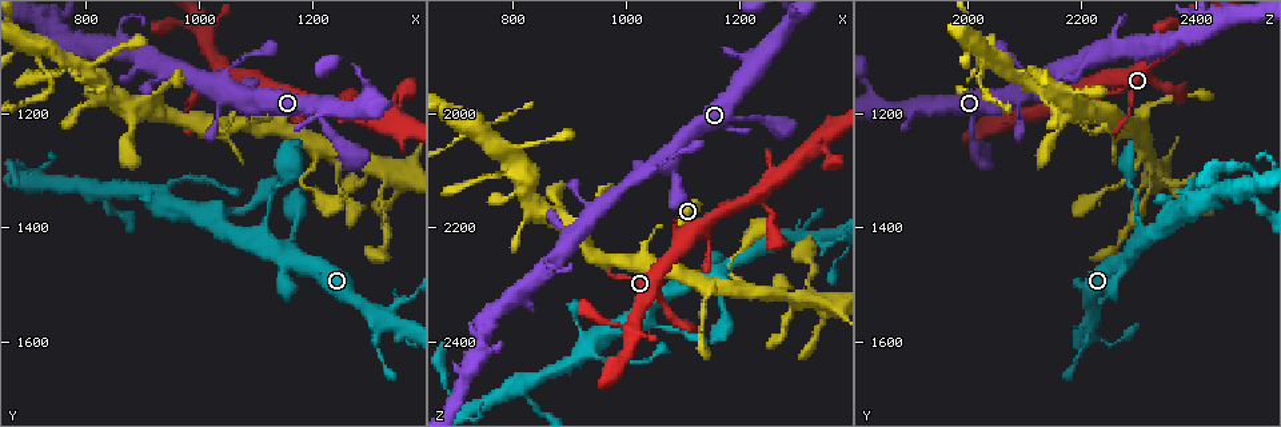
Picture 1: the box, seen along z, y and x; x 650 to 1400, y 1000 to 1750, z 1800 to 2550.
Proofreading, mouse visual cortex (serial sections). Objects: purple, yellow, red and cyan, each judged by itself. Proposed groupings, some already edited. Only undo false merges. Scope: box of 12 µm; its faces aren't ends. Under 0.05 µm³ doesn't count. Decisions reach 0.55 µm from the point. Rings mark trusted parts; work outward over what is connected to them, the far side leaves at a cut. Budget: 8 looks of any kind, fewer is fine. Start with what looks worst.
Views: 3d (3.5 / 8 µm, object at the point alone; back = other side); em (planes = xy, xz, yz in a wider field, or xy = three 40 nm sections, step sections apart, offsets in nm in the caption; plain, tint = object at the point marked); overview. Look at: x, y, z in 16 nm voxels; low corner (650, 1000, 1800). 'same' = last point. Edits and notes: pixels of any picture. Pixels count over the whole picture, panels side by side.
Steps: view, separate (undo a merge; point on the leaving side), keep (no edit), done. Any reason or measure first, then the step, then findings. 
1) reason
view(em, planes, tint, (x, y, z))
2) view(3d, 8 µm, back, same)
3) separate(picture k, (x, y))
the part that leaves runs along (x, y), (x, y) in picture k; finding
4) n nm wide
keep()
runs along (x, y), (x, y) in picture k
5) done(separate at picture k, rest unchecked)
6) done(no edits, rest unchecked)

branch point
view(3d, 3.5 µm, (915, 1345, 2430))

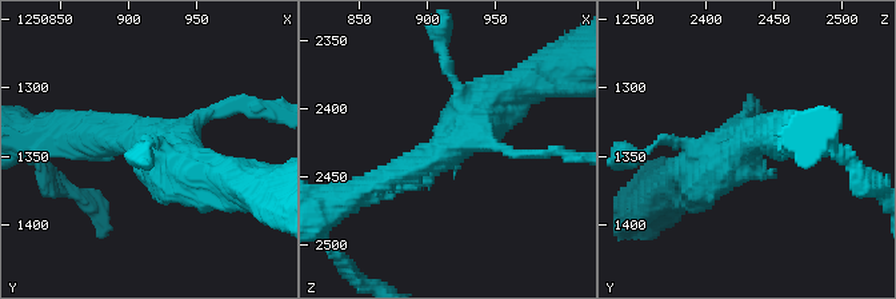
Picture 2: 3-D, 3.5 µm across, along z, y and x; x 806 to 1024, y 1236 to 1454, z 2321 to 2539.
view(em, xy, step 1, tint, (916, 1346, 2426))

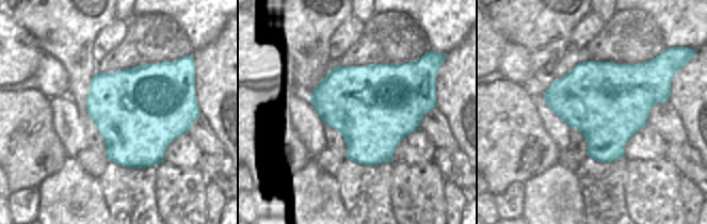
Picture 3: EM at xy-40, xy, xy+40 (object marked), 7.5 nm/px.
650 nm wide
keep()
runs along (539, 79), (403, 171) in picture 2; all the same cell

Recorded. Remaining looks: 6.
a fork
view(3d, 8 µm, back, (1080, 1215, 2260))

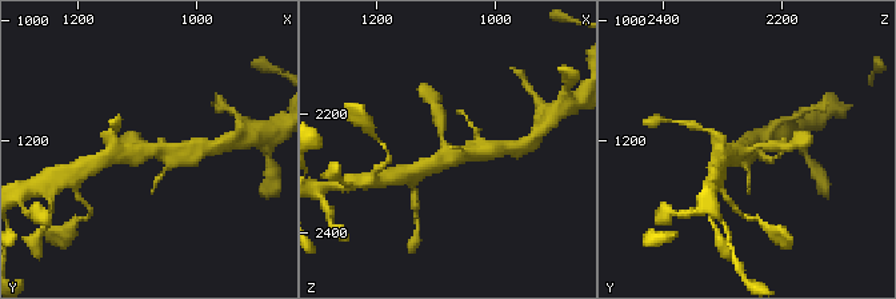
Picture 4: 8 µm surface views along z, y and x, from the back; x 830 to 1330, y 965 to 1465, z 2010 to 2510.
closer look
view(3d, 3.5 µm, back, (1085, 1220, 2260))

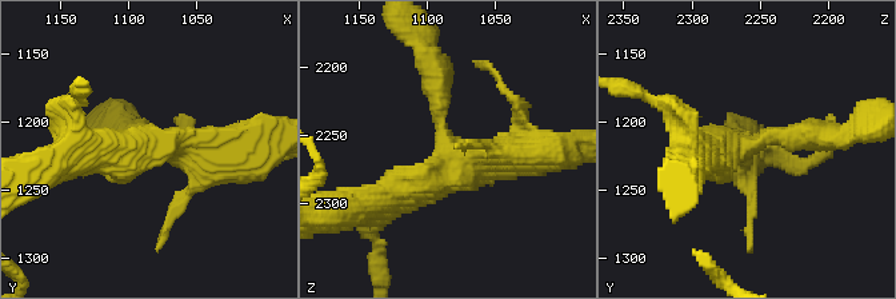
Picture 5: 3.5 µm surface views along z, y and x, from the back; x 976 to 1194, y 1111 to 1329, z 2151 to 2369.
3 arms; arms of 300, 400, 450 nm; now the EM
view(em, xy, step 2, tint, (1084, 1220, 2262))

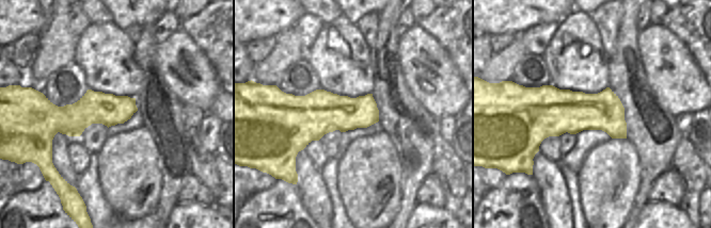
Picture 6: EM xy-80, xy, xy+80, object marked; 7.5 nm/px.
keep()
runs along (45, 103), (53, 112), (133, 109) in picture 6; continuous, no second cell

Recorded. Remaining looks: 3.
looks like a crossing
view(3d, 8 µm, (1325, 1305, 2320))

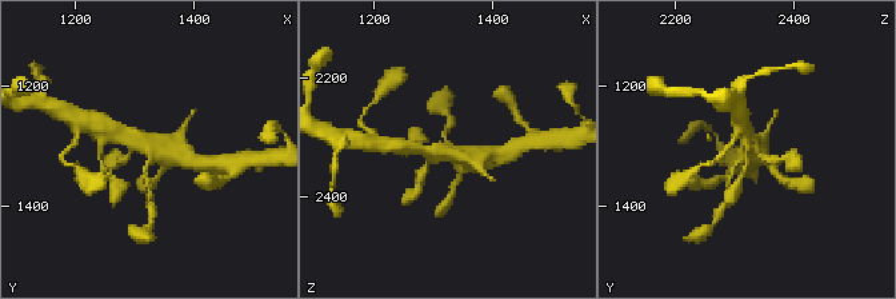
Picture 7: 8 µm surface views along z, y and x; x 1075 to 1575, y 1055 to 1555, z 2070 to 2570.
view(3d, 3.5 µm, (1330, 1310, 2320))

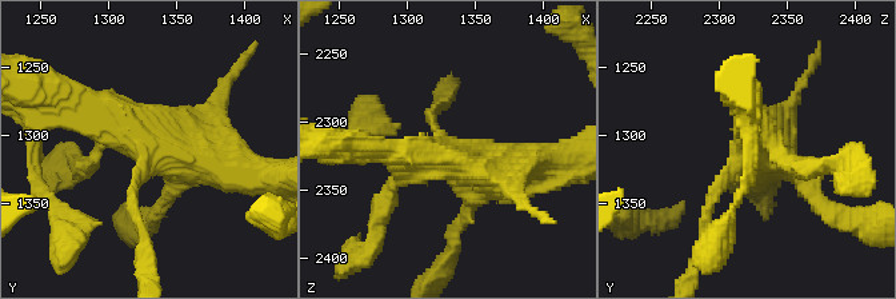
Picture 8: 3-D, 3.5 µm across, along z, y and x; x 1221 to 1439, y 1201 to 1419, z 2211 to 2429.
view(em, xy, step 3, tint, (1326, 1306, 2326))

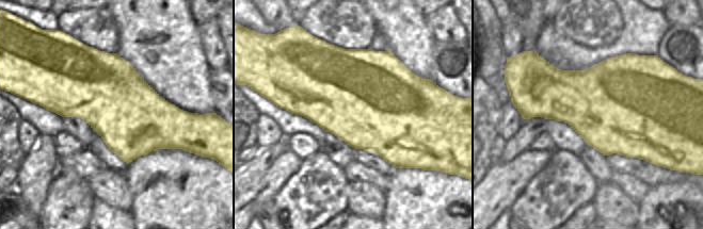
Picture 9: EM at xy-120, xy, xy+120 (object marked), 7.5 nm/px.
750 nm wide
keep()
runs along (71, 100), (186, 154), (172, 179) in picture 8; continuous, no second cell

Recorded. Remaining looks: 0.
done(no edits, rest unchecked)

